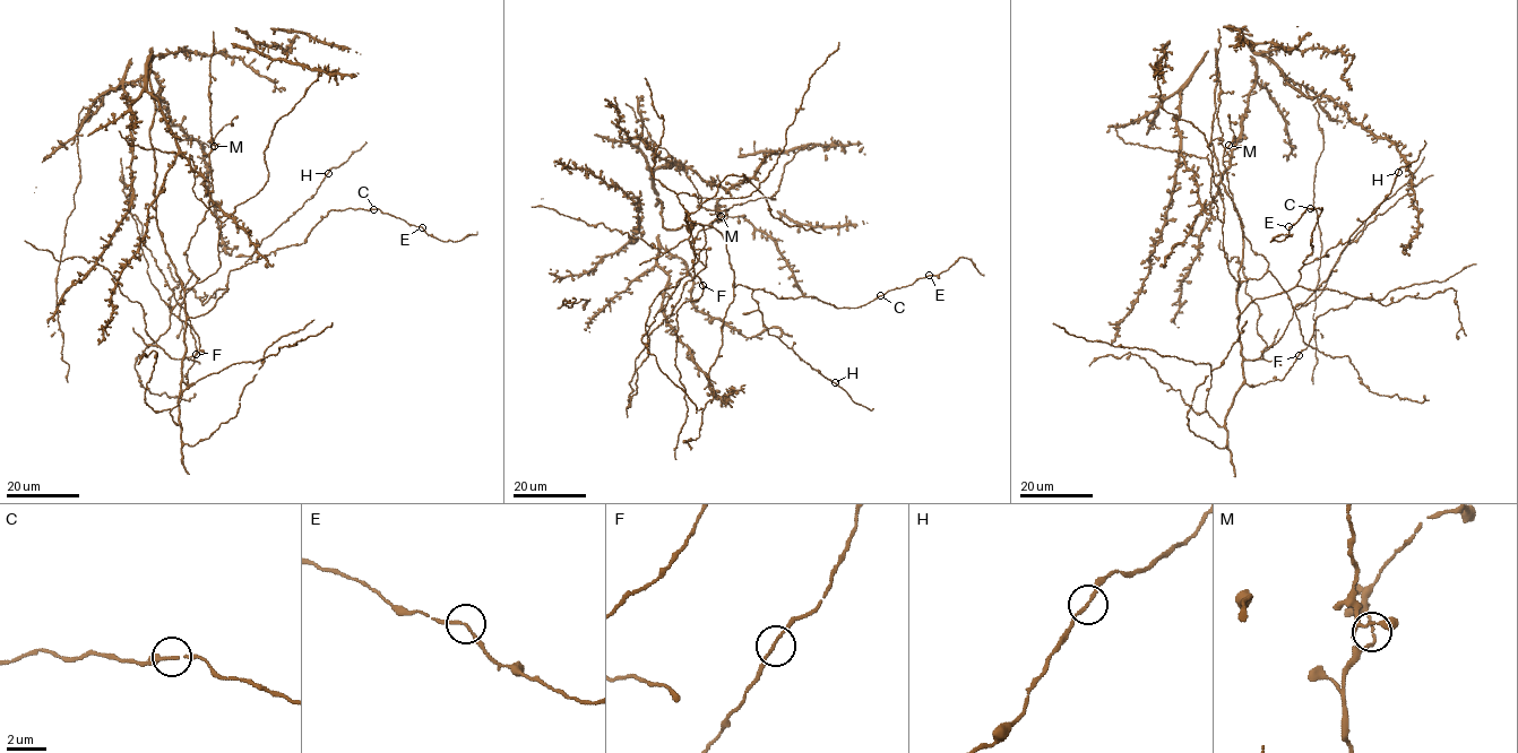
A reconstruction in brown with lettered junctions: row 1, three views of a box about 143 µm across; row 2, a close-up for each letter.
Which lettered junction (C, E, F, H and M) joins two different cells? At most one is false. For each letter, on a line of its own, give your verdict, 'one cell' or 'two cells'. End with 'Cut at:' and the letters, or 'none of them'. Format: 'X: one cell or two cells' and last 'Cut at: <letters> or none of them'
C: one cell
E: one cell
F: one cell
H: one cell
M: one cell
Cut at: none of them

